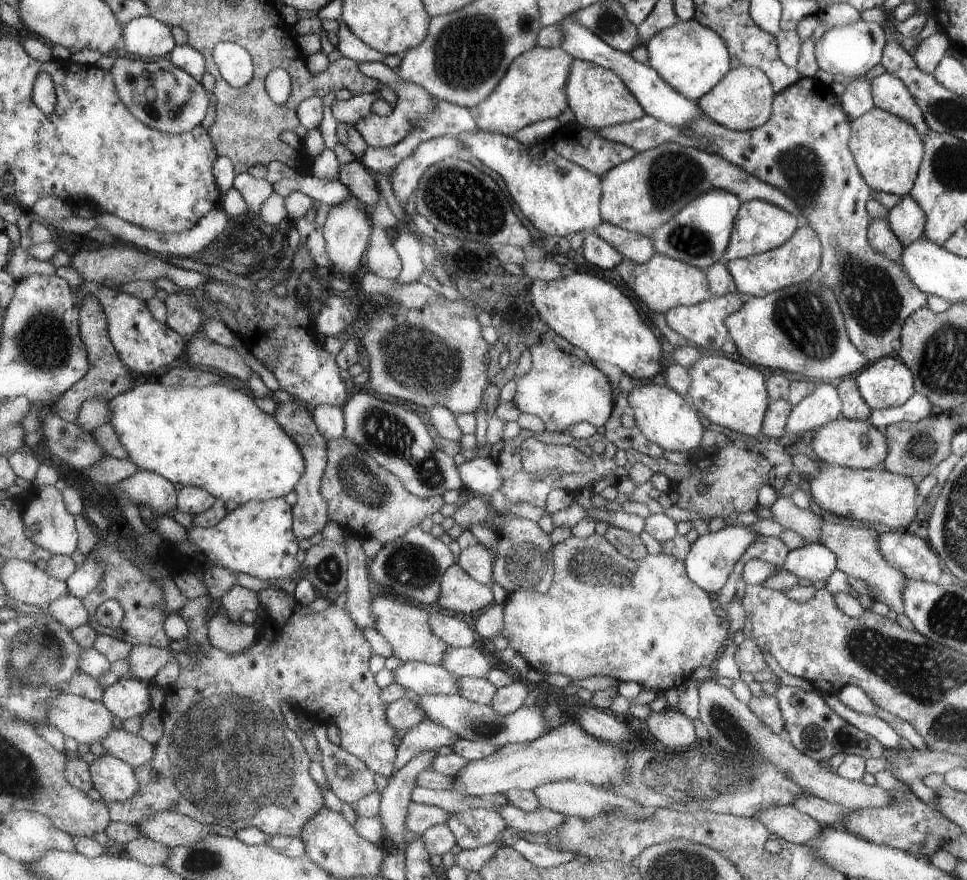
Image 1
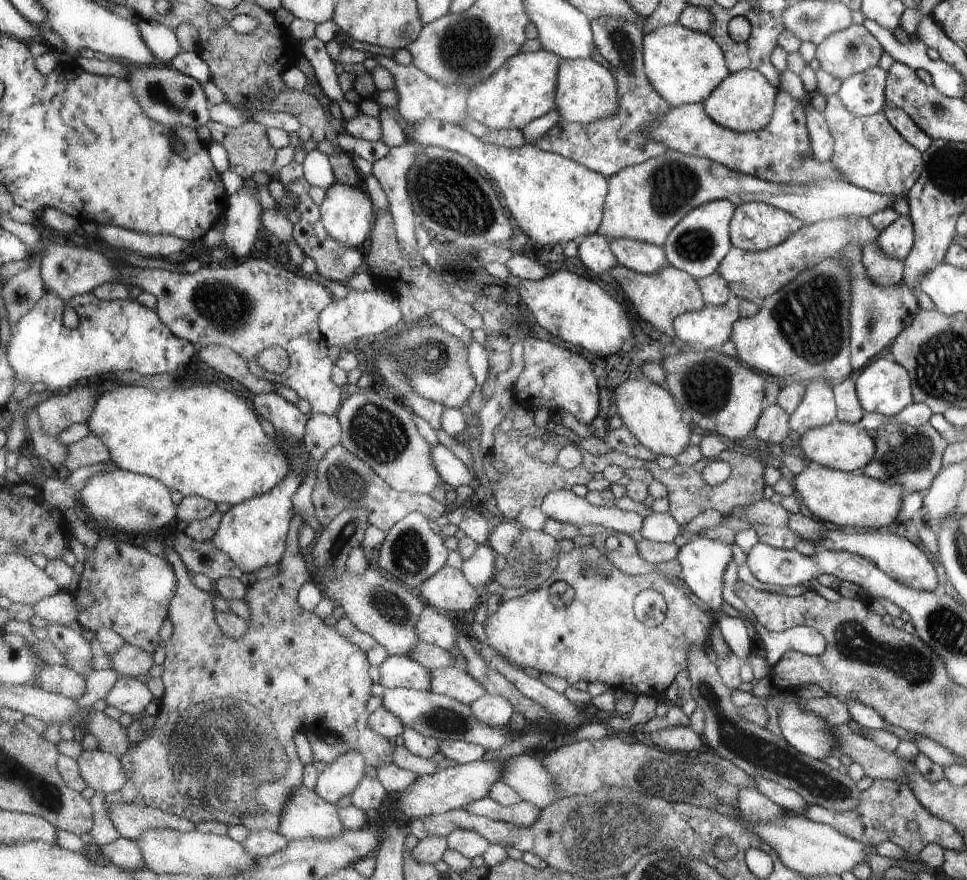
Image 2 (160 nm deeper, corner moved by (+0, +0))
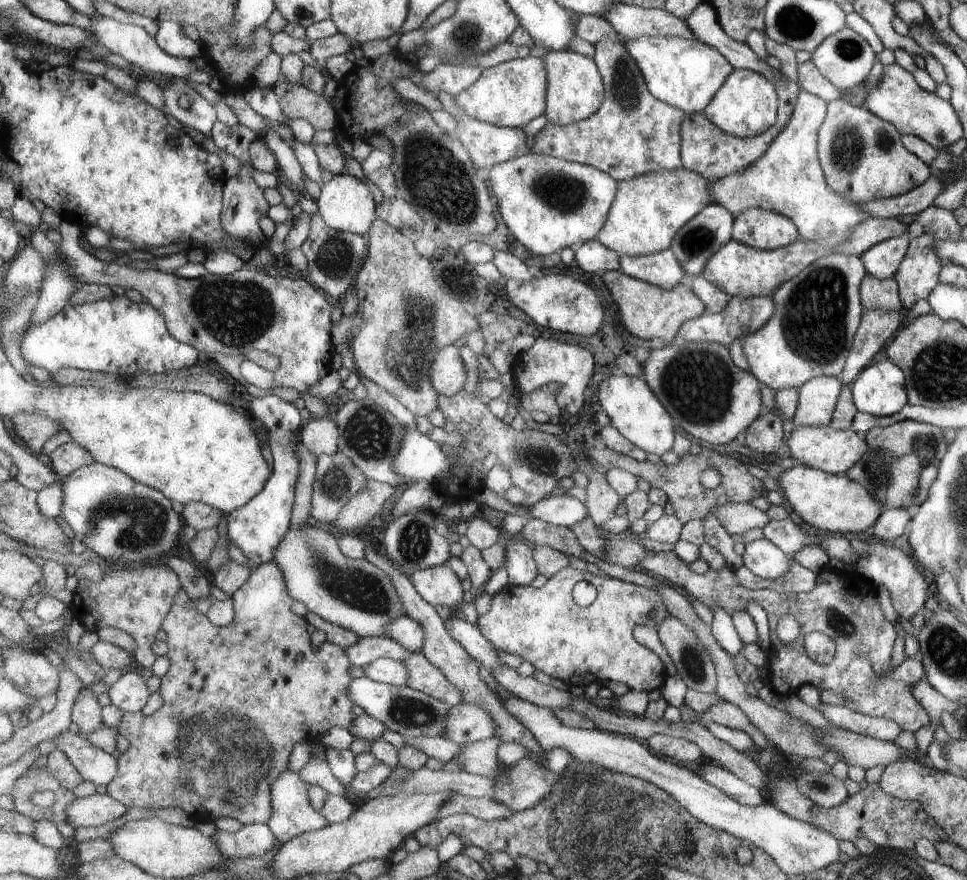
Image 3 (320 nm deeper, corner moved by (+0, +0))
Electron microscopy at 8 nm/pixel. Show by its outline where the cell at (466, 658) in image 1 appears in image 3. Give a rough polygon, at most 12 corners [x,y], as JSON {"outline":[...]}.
{"outline":[[383,635],[361,637],[346,648],[351,664],[369,666],[391,657],[405,662],[414,655]]}

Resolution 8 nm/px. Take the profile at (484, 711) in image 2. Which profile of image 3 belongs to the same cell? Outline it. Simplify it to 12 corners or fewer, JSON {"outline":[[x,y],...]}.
{"outline":[[471,703],[450,708],[443,737],[460,745],[494,736],[498,722]]}

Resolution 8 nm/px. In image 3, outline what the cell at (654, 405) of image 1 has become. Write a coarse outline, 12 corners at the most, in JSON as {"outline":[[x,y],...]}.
{"outline":[[640,377],[600,382],[619,434],[657,456],[671,449],[671,415]]}

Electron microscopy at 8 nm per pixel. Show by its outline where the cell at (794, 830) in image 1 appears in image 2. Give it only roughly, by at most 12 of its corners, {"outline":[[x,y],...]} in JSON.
{"outline":[[753,787],[743,788],[737,807],[750,823],[785,812]]}

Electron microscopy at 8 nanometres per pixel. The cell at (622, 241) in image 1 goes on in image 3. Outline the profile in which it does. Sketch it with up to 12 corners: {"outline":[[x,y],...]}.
{"outline":[[670,248],[620,255],[622,273],[667,291],[687,282]]}

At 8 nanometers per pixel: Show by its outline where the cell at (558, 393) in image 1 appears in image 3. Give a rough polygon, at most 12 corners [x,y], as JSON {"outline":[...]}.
{"outline":[[536,338],[512,373],[521,394],[561,383],[558,403],[580,416],[595,374],[589,350]]}

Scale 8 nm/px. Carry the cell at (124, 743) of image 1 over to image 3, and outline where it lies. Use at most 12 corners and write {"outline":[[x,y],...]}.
{"outline":[[82,686],[72,720],[86,736],[105,726],[103,706]]}

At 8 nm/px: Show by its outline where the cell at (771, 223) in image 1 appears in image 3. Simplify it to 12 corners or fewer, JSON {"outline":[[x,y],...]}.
{"outline":[[782,213],[734,215],[731,239],[748,247],[786,247],[798,229]]}

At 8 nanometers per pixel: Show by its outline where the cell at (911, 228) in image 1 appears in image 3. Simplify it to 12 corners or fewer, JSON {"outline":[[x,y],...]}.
{"outline":[[907,233],[862,252],[867,275],[888,279],[909,246]]}

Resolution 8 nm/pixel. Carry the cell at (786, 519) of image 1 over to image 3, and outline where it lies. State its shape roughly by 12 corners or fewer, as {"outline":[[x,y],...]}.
{"outline":[[723,503],[711,513],[727,534],[763,528],[769,520],[749,503]]}

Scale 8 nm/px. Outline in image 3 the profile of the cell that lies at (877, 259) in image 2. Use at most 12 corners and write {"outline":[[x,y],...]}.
{"outline":[[866,274],[859,296],[863,310],[902,310],[893,277]]}

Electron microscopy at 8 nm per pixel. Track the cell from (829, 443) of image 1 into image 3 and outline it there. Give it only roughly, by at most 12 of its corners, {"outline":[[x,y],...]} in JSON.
{"outline":[[829,424],[794,427],[795,463],[832,475],[867,450],[862,434]]}

